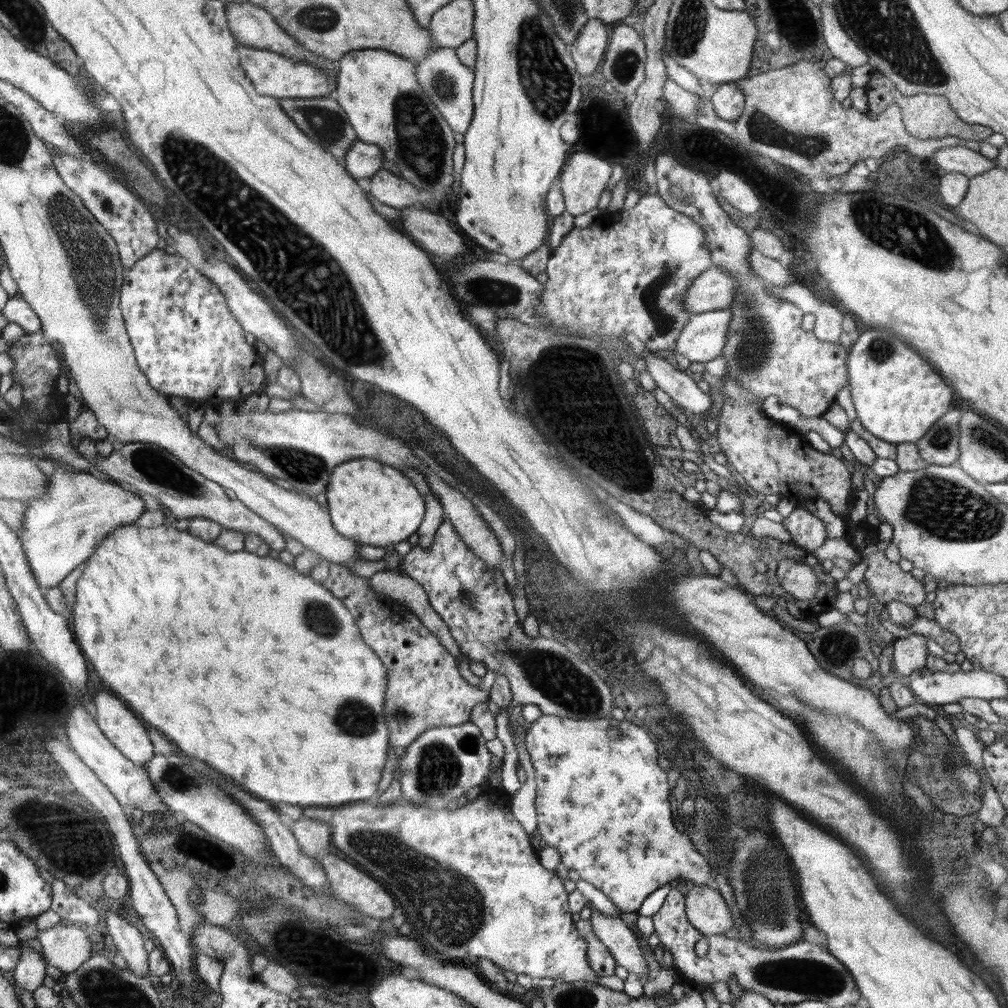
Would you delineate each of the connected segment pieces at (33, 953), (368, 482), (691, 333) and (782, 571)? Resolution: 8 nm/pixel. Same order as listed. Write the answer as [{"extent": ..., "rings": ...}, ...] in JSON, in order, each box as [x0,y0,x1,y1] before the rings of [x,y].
[{"extent":[14,940,46,991],"rings":[[[19,940],[16,946],[20,950],[18,963],[14,967],[14,982],[24,990],[36,991],[45,980],[46,960],[32,946]]]},{"extent":[325,458,425,547],"rings":[[[359,458],[332,469],[325,490],[333,527],[359,544],[387,547],[417,532],[425,516],[424,497],[396,468],[371,458]]]},{"extent":[676,310,730,363],"rings":[[[716,310],[690,315],[690,321],[676,339],[676,352],[690,363],[707,363],[722,356],[730,310]]]},{"extent":[776,558,818,602],"rings":[[[784,558],[778,562],[776,578],[782,588],[802,602],[810,602],[818,589],[818,578],[810,566],[804,562],[794,562]]]}]

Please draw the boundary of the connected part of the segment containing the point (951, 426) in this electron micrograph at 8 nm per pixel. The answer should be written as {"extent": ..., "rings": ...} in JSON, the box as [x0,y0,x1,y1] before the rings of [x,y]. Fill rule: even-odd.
{"extent":[915,407,961,466],"rings":[[[952,407],[915,444],[927,464],[959,466],[959,424],[961,411]]]}

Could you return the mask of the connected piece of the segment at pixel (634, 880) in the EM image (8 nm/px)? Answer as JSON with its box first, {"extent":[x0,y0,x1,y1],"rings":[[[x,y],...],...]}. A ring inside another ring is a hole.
{"extent":[524,715,711,913],"rings":[[[542,715],[538,720],[531,723],[530,729],[526,731],[524,744],[526,744],[526,750],[530,754],[530,760],[532,760],[532,766],[534,766],[536,774],[535,804],[538,822],[536,834],[542,836],[542,841],[546,846],[555,849],[561,863],[566,868],[576,870],[581,880],[594,885],[602,893],[606,894],[618,911],[620,910],[622,913],[637,913],[642,905],[642,901],[650,893],[657,890],[660,886],[669,884],[670,881],[679,878],[683,878],[696,886],[707,886],[711,876],[709,863],[696,851],[687,834],[680,833],[674,827],[670,802],[668,801],[670,800],[671,789],[667,781],[667,771],[658,765],[659,751],[657,745],[650,739],[650,735],[642,727],[638,727],[627,719],[618,721],[612,716],[594,720],[576,720],[568,717]]]}

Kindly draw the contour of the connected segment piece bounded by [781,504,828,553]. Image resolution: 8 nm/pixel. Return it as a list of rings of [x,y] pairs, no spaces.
[[[798,504],[792,514],[781,523],[792,535],[792,542],[810,553],[818,549],[828,537],[828,522],[822,520],[822,515],[814,515],[800,507]]]

